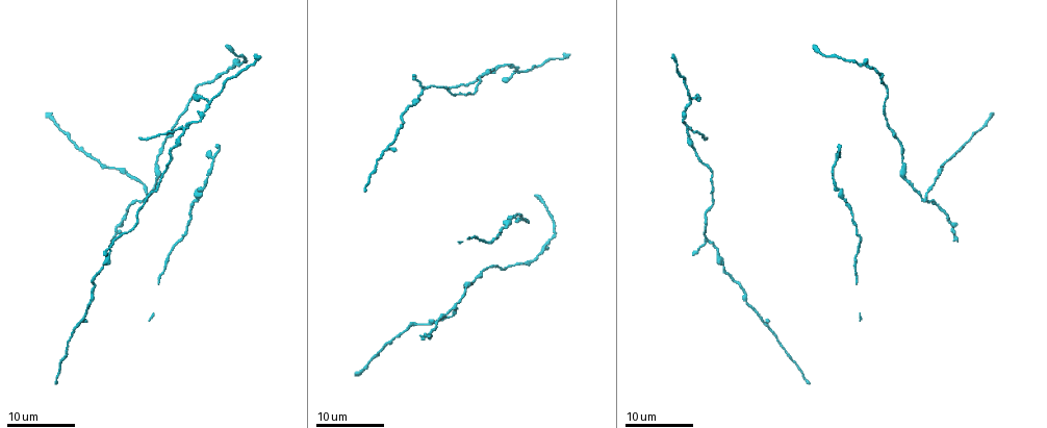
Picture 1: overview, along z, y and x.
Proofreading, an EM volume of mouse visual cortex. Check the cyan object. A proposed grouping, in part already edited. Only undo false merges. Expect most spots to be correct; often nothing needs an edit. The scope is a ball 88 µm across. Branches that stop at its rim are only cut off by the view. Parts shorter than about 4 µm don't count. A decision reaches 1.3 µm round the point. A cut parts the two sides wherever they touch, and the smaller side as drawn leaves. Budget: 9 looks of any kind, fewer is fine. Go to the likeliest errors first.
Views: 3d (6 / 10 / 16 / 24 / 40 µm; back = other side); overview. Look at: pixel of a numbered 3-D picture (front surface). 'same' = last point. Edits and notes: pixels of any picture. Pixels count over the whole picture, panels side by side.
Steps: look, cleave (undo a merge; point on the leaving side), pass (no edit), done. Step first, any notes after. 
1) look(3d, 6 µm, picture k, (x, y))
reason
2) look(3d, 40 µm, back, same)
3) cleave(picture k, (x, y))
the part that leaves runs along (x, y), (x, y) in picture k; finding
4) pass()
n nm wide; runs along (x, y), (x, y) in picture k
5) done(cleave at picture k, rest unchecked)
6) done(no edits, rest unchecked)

look(3d, 16 µm, picture 1, (762, 319))

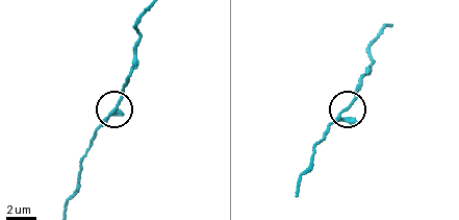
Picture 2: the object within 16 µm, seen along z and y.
look(3d, 6 µm, picture 2, (112, 112))

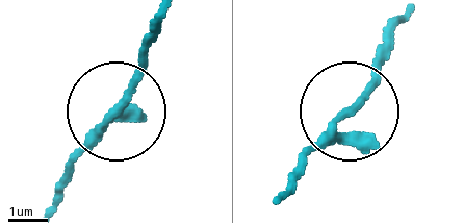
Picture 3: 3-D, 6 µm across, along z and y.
pass()
3 arms; continuous, no second neuron

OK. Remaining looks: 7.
look(3d, 24 µm, picture 1, (691, 129))
three arms meet

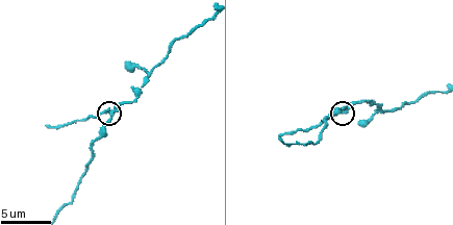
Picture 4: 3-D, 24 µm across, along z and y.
look(3d, 6 µm, picture 4, (112, 110))
closer look

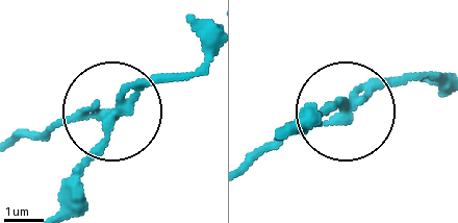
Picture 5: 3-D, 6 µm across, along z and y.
cleave(picture 5, (77, 115))
the part that leaves runs along (126, 102), (20, 131) in picture 5; a second neuron is stuck on

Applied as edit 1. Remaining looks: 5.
look(overview)

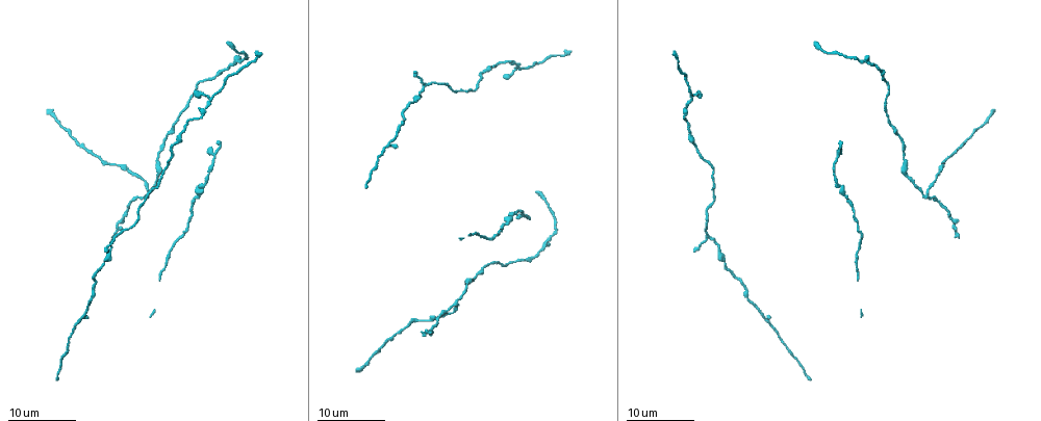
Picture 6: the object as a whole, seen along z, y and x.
look(3d, 16 µm, picture 6, (926, 196))
branch point

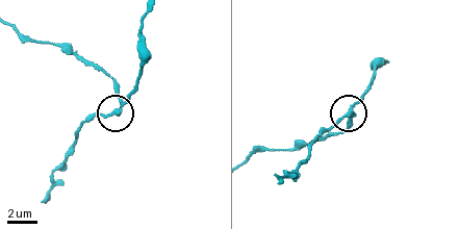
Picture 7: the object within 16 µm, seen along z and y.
look(3d, 6 µm, picture 7, (115, 113))

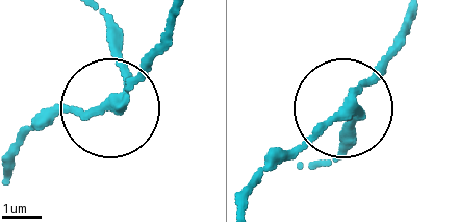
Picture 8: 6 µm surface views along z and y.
pass()
continuous, no second neuron

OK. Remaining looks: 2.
done(cleave at picture 5, rest unchecked)

